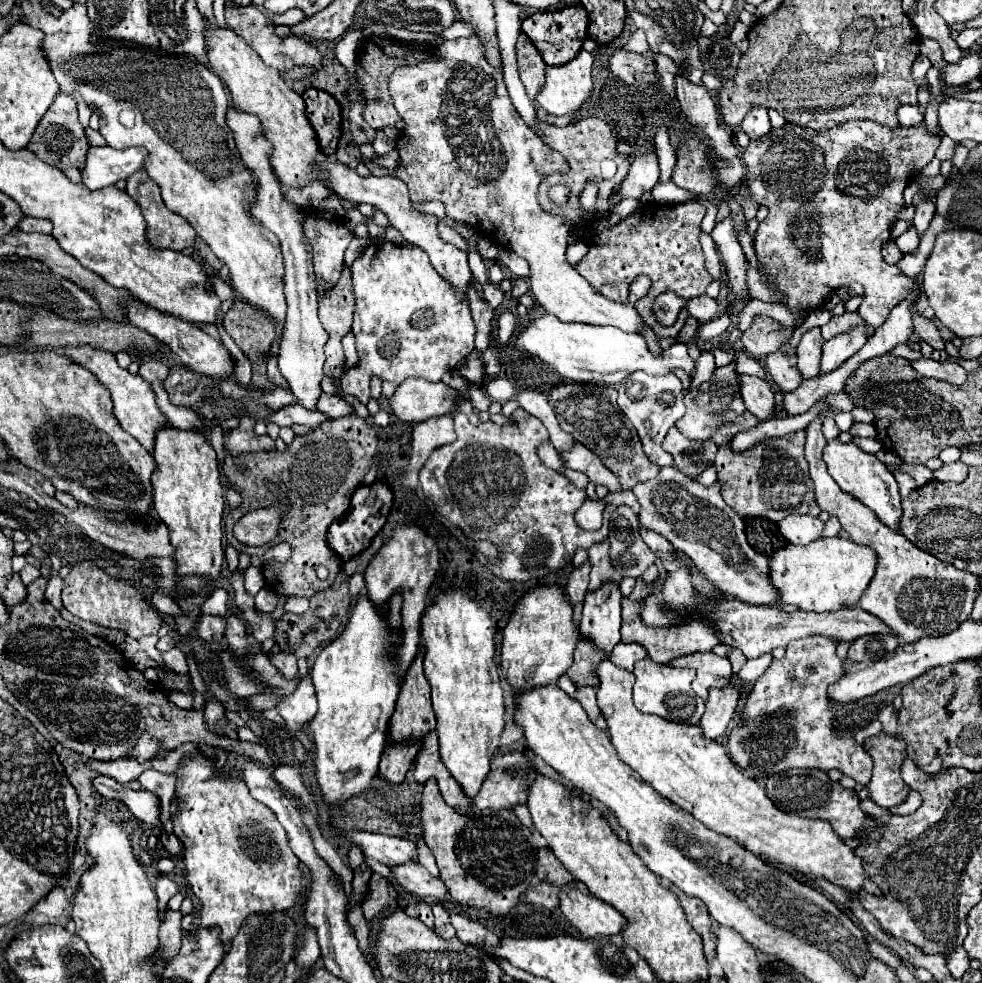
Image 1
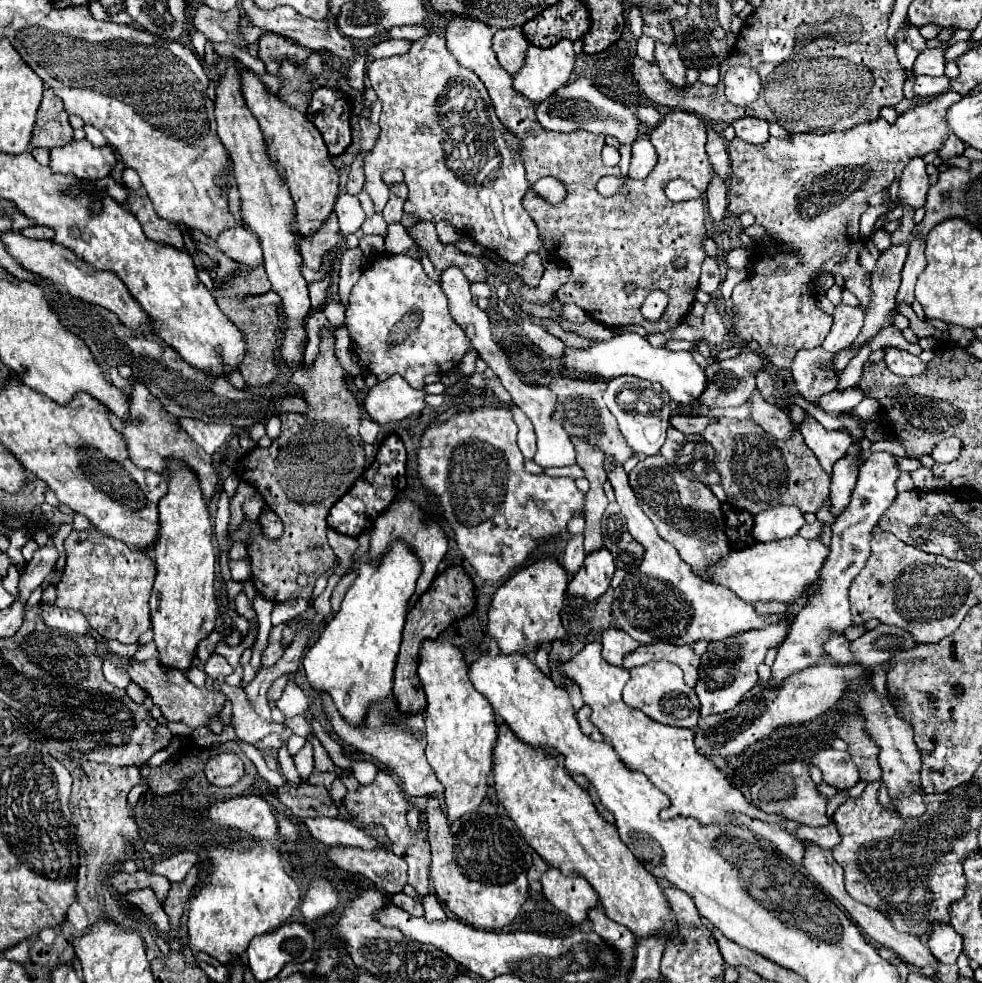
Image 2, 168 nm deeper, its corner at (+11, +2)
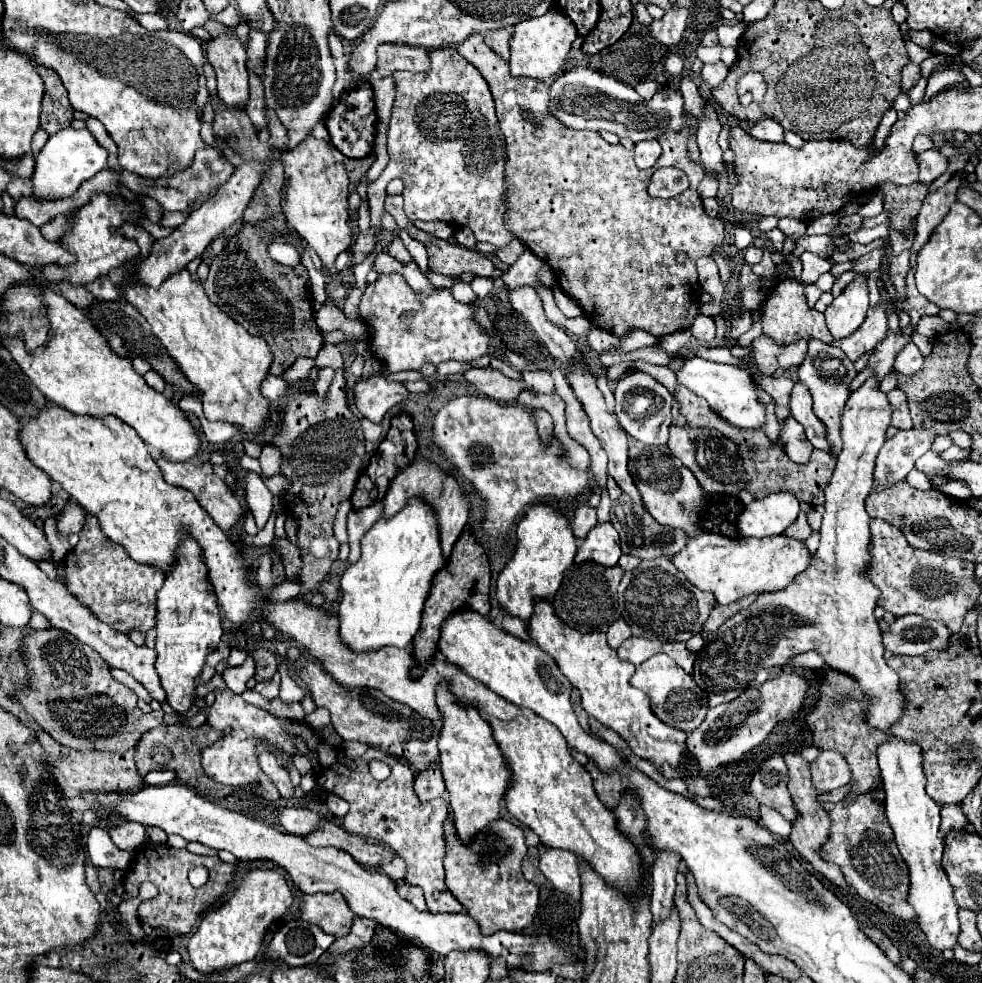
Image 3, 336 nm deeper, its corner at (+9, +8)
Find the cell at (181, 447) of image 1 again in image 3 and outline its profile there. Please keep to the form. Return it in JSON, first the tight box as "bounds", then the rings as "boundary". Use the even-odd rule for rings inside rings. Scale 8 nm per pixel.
{"bounds":[157,538,221,714],"boundary":[[[185,538],[177,550],[177,562],[169,570],[163,588],[157,592],[157,674],[167,694],[167,704],[183,714],[197,696],[197,680],[205,666],[205,658],[217,650],[221,640],[219,604],[205,578],[205,562],[195,540]]]}

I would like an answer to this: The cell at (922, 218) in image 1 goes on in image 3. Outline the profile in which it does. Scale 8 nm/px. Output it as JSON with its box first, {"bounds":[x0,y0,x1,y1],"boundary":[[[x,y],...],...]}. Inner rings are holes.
{"bounds":[917,148,947,184],"boundary":[[[931,148],[919,154],[917,160],[919,160],[919,180],[921,182],[929,184],[947,170],[947,158],[937,148]]]}

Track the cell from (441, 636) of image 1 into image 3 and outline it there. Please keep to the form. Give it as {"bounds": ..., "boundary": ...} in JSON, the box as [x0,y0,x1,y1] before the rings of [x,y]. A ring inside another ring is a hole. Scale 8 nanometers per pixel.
{"bounds":[437,682,511,844],"boundary":[[[443,682],[437,686],[437,706],[443,714],[443,728],[439,736],[439,766],[449,792],[449,804],[455,814],[455,828],[463,844],[471,844],[475,834],[485,830],[499,818],[501,800],[511,788],[511,770],[505,764],[505,756],[499,750],[491,726],[481,720],[475,708],[465,708],[455,700]]]}

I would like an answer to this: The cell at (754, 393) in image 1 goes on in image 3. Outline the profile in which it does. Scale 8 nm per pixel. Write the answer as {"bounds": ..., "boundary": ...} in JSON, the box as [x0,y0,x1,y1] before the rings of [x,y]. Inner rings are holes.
{"bounds":[781,418,813,464],"boundary":[[[789,418],[785,422],[785,426],[781,428],[781,438],[785,442],[785,448],[787,448],[787,456],[797,462],[797,464],[807,464],[809,462],[809,456],[813,452],[813,446],[809,444],[809,440],[805,438],[805,432],[803,432],[803,426],[795,420],[795,418]]]}

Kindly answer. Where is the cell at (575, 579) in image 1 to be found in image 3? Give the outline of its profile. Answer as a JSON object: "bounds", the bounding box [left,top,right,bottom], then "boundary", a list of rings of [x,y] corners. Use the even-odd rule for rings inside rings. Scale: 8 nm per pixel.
{"bounds":[573,502,597,540],"boundary":[[[585,502],[575,510],[575,518],[573,518],[573,532],[577,536],[577,540],[583,540],[587,536],[587,532],[597,524],[597,512]]]}

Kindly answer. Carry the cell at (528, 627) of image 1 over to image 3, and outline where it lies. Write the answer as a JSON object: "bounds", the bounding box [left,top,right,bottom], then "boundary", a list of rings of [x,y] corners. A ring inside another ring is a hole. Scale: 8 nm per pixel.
{"bounds":[497,504,577,620],"boundary":[[[533,504],[521,522],[517,524],[517,544],[513,558],[505,564],[503,572],[497,578],[497,600],[513,616],[529,620],[537,598],[553,600],[563,572],[573,564],[577,552],[577,538],[571,530],[565,514],[551,504]]]}

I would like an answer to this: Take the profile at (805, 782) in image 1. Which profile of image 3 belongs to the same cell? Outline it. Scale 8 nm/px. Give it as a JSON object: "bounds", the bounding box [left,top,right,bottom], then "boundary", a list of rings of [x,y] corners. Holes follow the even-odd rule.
{"bounds":[749,754,795,820],"boundary":[[[771,754],[753,774],[749,792],[759,804],[775,808],[787,820],[795,820],[791,794],[787,792],[787,768],[781,754]]]}

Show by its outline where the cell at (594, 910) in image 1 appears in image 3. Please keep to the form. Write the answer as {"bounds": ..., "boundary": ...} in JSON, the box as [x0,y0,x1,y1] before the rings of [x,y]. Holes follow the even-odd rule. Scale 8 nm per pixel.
{"bounds":[539,844,581,898],"boundary":[[[539,844],[539,870],[553,882],[553,886],[573,898],[581,896],[579,860],[569,850],[555,850]]]}

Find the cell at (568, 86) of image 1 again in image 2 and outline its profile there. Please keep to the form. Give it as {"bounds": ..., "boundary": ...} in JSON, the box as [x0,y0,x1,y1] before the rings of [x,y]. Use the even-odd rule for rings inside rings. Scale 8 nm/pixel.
{"bounds":[513,40,577,104],"boundary":[[[561,40],[559,44],[555,44],[551,48],[537,48],[537,46],[529,44],[529,48],[525,52],[525,66],[515,74],[513,88],[517,92],[521,92],[523,96],[527,96],[531,102],[541,104],[547,96],[555,94],[555,90],[569,84],[569,76],[573,72],[575,58],[577,56],[573,52],[573,42],[571,40]]]}

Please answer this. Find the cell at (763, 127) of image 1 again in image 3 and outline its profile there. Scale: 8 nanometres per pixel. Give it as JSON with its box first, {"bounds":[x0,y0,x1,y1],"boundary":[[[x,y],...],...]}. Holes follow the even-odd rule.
{"bounds":[751,120,783,142],"boundary":[[[759,120],[751,126],[751,136],[765,142],[783,142],[783,132],[775,120]]]}

